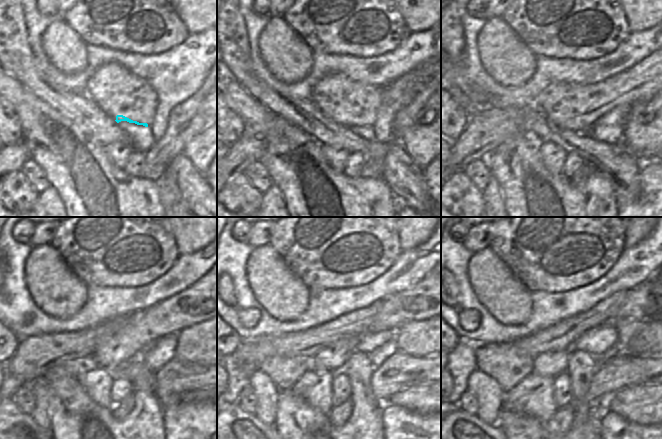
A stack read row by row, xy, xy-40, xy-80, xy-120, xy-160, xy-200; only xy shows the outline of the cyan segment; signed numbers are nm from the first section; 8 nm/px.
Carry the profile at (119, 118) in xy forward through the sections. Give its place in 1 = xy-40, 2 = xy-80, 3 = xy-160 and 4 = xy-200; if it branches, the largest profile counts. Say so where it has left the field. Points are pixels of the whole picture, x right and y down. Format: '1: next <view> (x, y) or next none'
1: next xy-40 (402, 91)
2: next xy-80 (640, 83)
3: next xy-160 (419, 303)
4: next xy-200 (643, 302)

